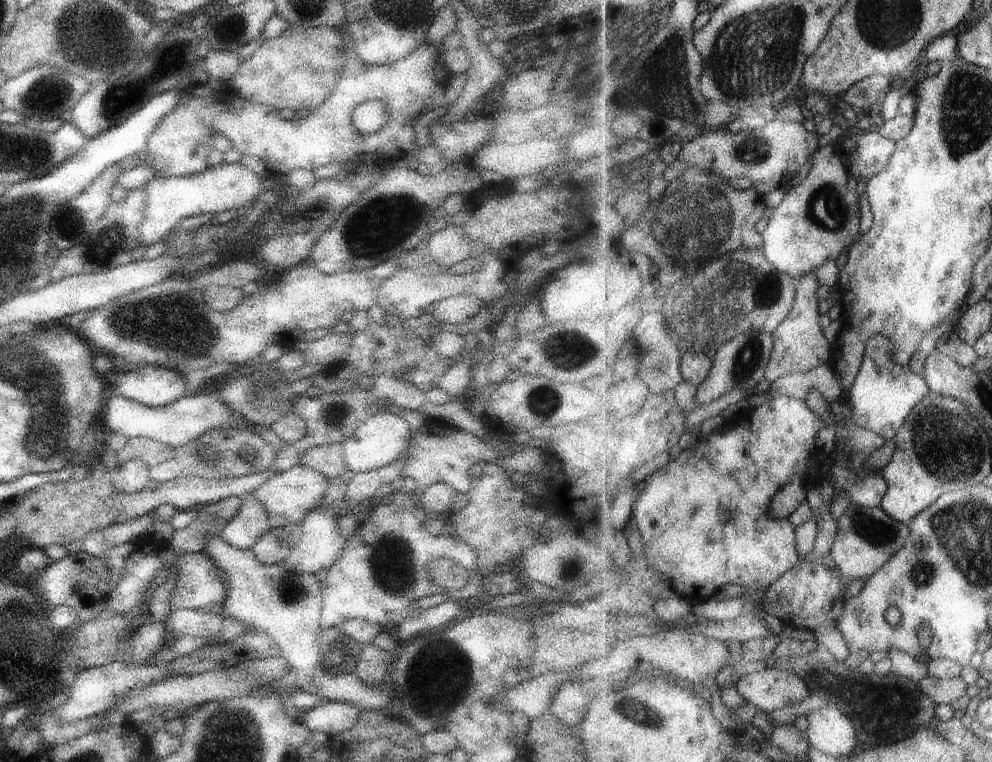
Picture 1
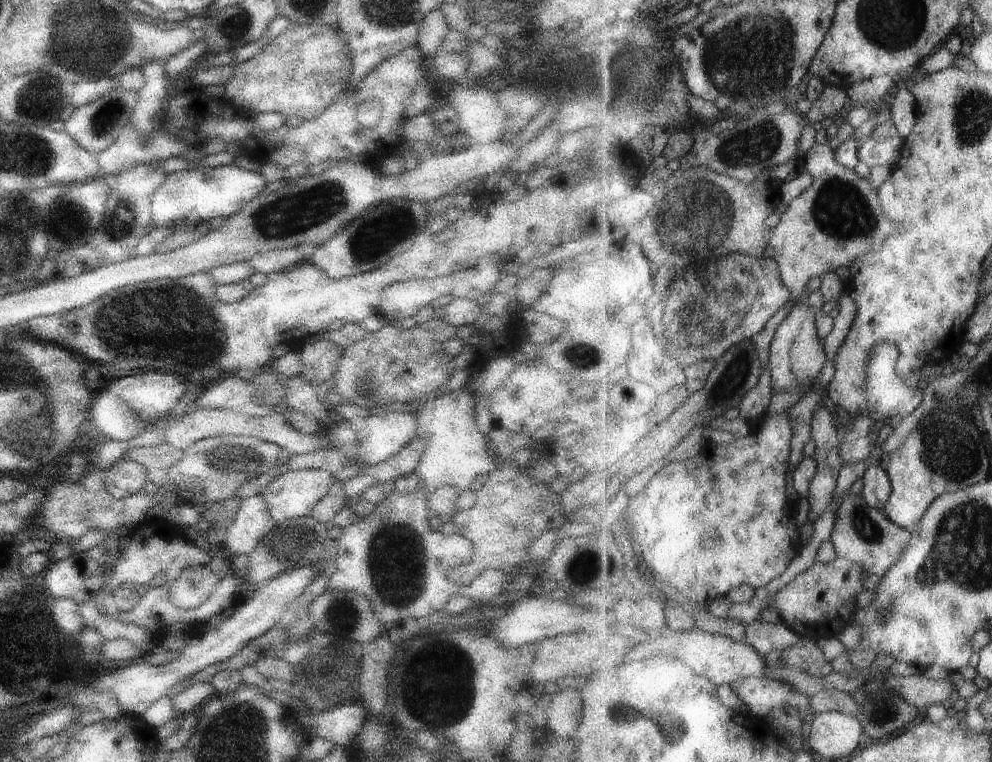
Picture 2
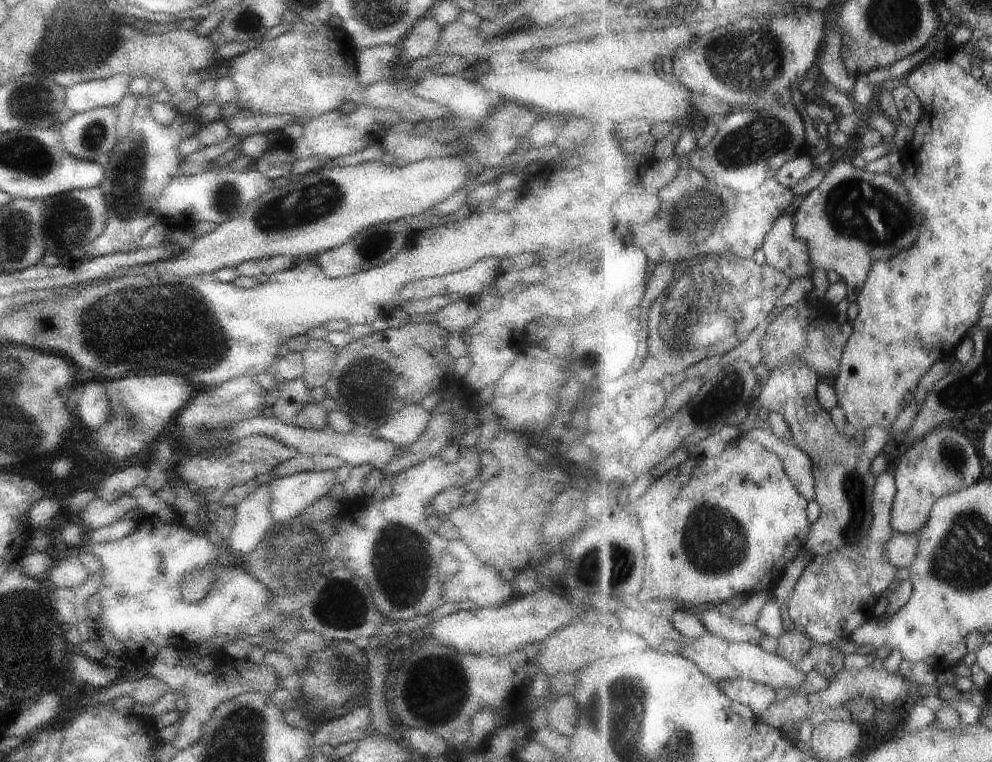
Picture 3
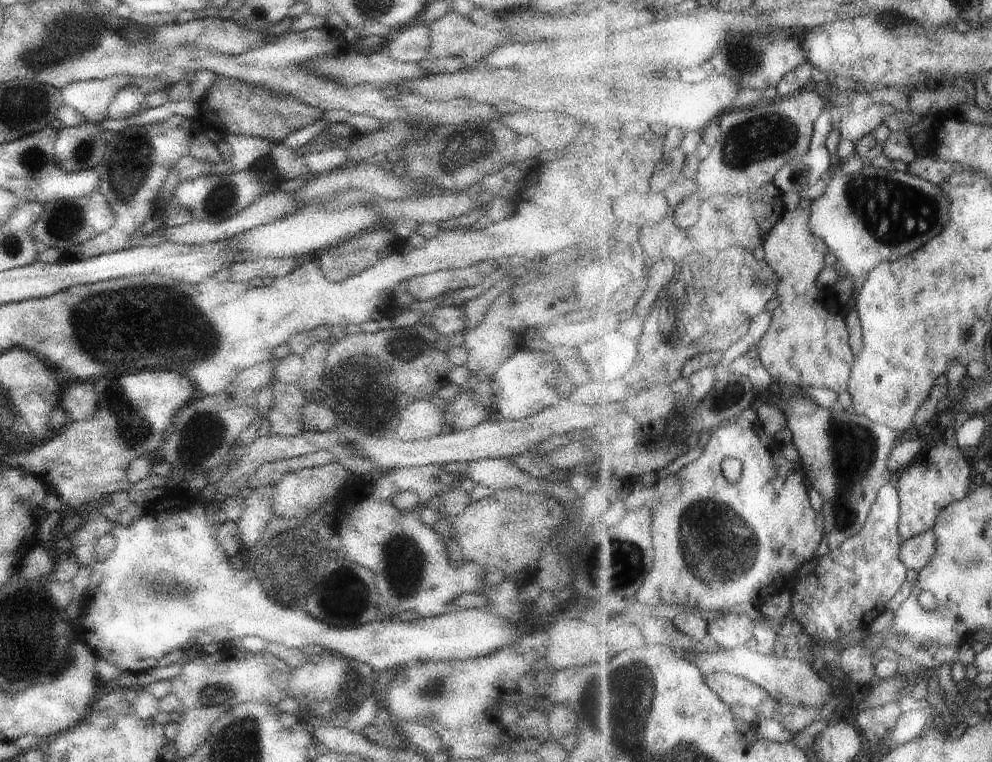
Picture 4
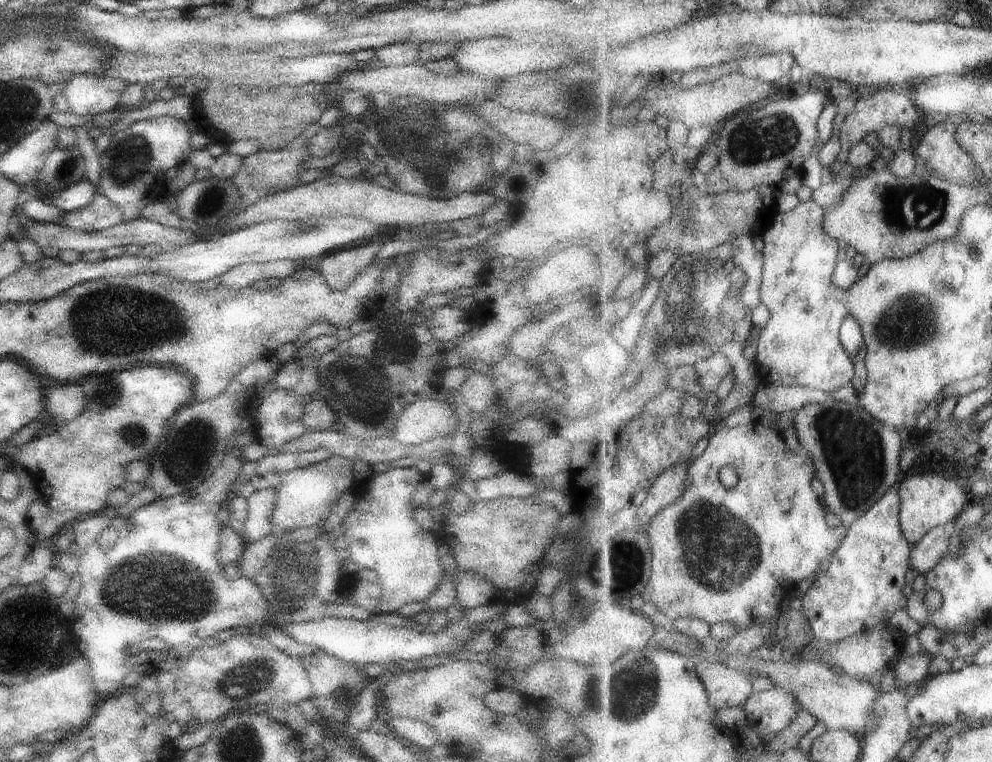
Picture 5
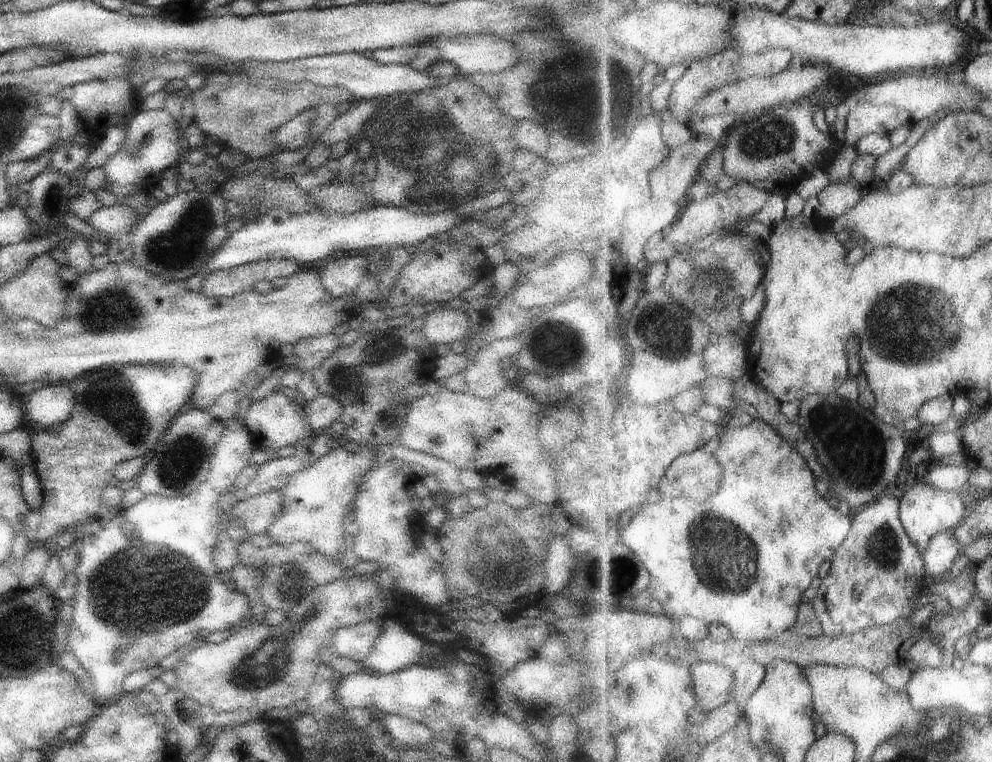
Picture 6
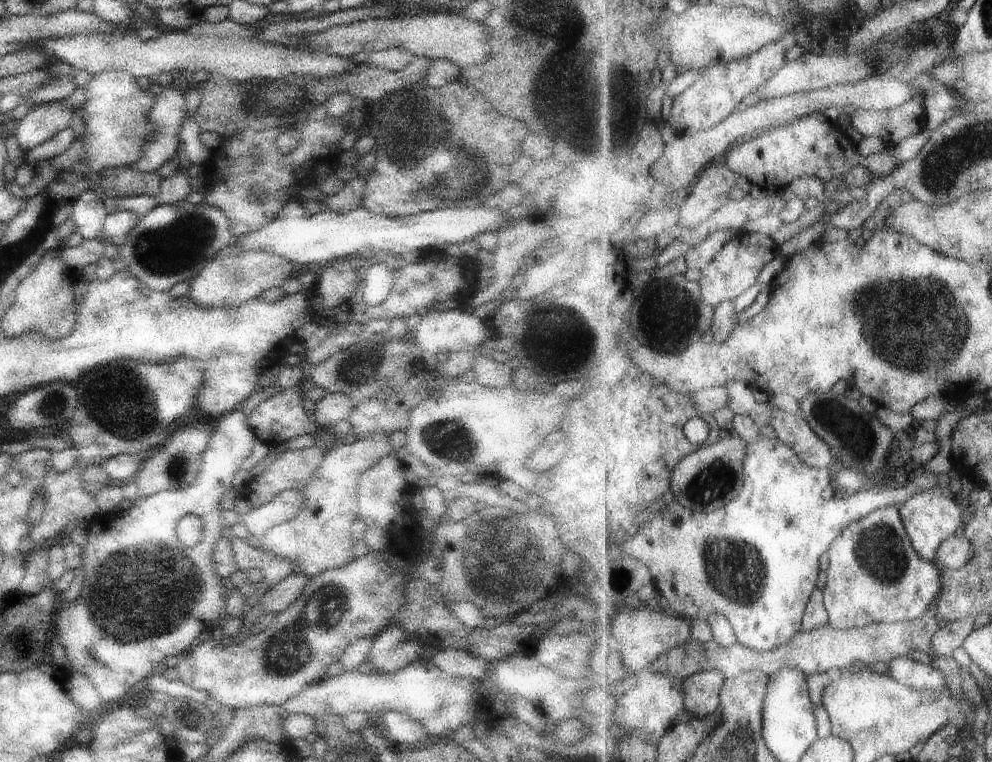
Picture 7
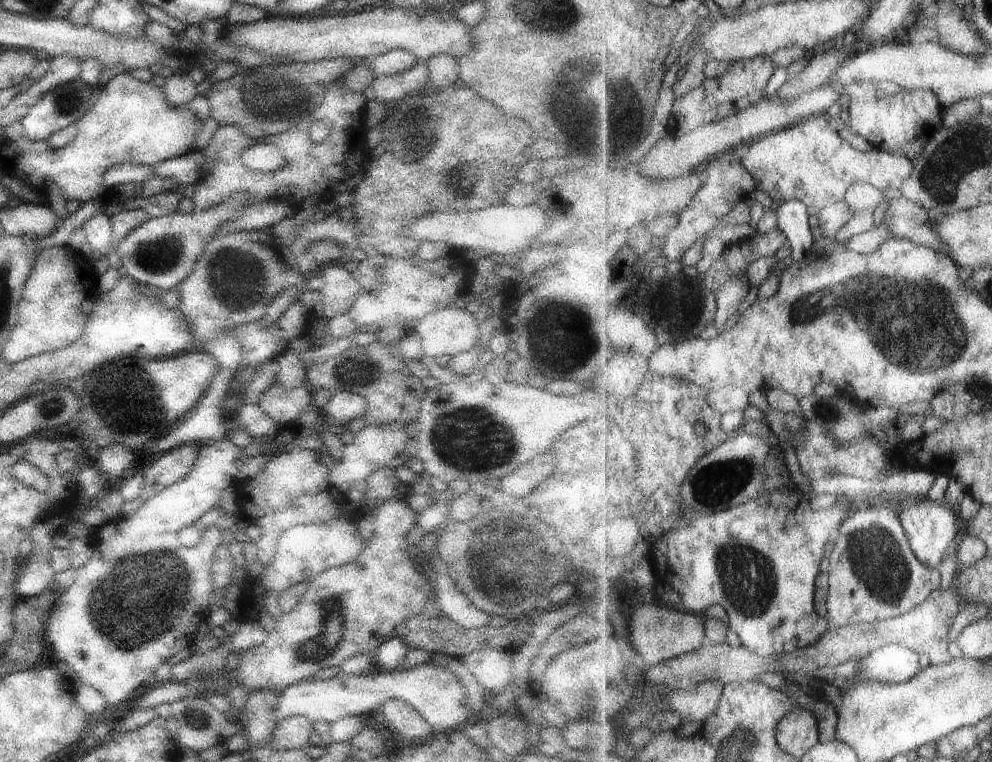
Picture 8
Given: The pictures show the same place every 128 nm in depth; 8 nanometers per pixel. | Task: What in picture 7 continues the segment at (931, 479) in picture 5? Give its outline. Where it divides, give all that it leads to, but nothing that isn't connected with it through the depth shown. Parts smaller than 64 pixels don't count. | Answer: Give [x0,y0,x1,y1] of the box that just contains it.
[899,488,965,562]

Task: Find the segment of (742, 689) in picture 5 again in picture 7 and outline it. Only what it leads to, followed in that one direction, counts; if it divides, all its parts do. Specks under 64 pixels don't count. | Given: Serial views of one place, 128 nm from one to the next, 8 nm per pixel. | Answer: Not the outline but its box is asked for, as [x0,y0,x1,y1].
[683,669,727,719]

